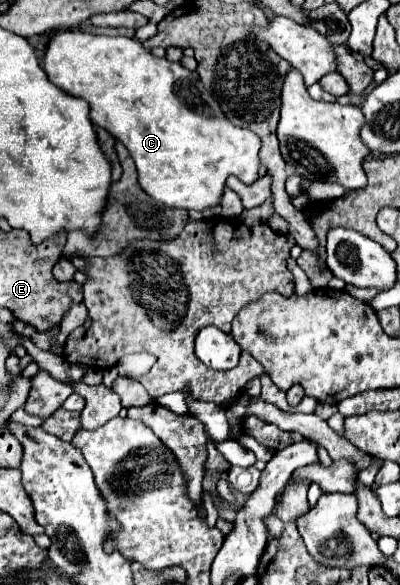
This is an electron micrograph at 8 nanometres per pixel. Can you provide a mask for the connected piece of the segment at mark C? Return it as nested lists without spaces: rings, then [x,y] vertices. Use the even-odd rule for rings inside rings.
[[[58,30],[48,40],[42,66],[52,84],[72,96],[84,98],[90,104],[92,124],[108,130],[128,148],[136,164],[142,190],[156,202],[162,202],[170,208],[204,210],[220,202],[224,180],[228,176],[234,174],[244,184],[252,184],[258,178],[260,138],[250,130],[230,124],[224,118],[219,102],[204,90],[196,72],[186,70],[180,66],[180,62],[168,62],[166,58],[152,56],[140,40],[128,36],[90,34],[82,30]],[[196,94],[200,94],[200,98],[211,109],[212,118],[204,118],[204,114],[196,114],[196,110],[192,110],[192,102],[188,102],[188,98],[194,98]]]

